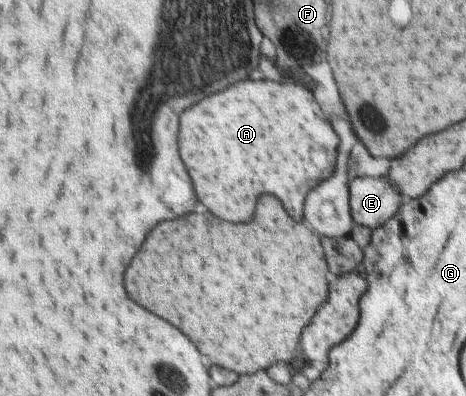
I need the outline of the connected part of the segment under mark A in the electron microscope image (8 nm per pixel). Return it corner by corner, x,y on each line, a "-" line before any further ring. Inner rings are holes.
289,78
283,83
241,81
229,87
227,93
211,95
185,111
181,123
183,143
179,145
183,161
195,179
199,201
227,221
251,221
263,193
283,199
291,217
303,221
307,195
330,178
336,168
338,133
325,119
314,90
309,91
-
215,183
227,189
211,191

